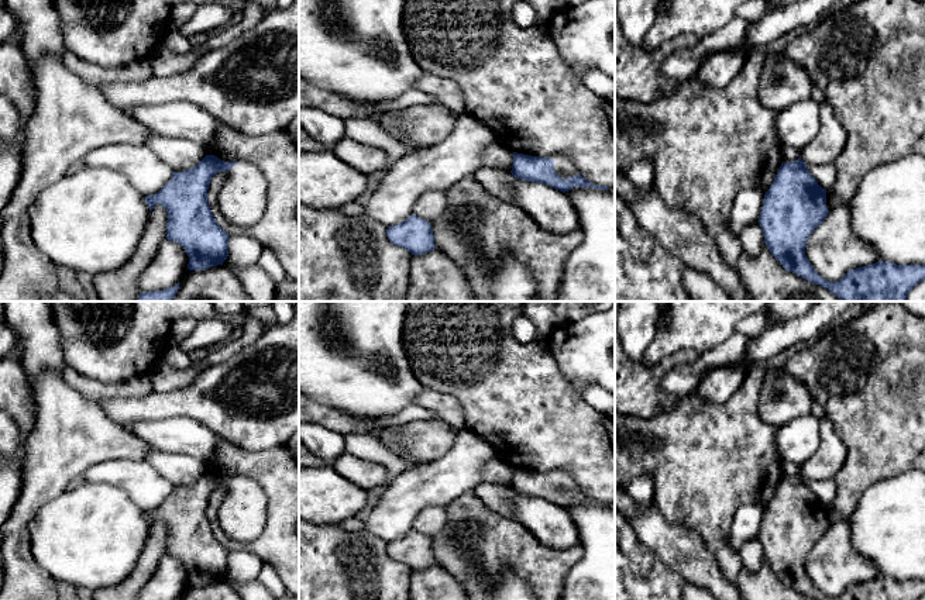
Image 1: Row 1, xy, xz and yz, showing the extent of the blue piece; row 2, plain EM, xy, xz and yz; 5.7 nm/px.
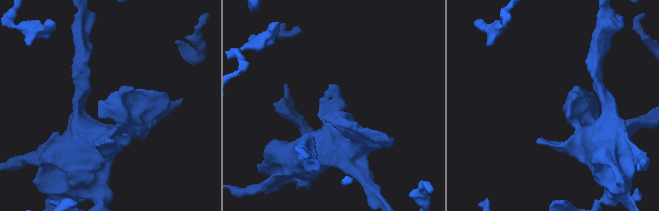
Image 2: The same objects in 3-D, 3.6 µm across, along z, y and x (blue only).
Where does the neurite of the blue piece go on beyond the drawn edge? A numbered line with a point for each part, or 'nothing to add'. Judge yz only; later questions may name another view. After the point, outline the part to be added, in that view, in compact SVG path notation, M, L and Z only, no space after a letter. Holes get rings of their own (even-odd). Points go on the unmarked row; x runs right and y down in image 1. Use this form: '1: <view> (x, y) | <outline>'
nothing to add

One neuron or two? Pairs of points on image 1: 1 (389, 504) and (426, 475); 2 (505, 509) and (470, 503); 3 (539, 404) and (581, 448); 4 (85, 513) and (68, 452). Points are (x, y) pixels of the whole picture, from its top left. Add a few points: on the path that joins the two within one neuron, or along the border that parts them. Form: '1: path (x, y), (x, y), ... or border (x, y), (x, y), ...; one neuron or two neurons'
1: path (398, 503), (418, 483); one neuron
2: border (473, 490), (492, 510), (513, 520); two neurons
3: path (549, 416), (570, 437); one neuron
4: border (65, 490), (38, 510); two neurons

